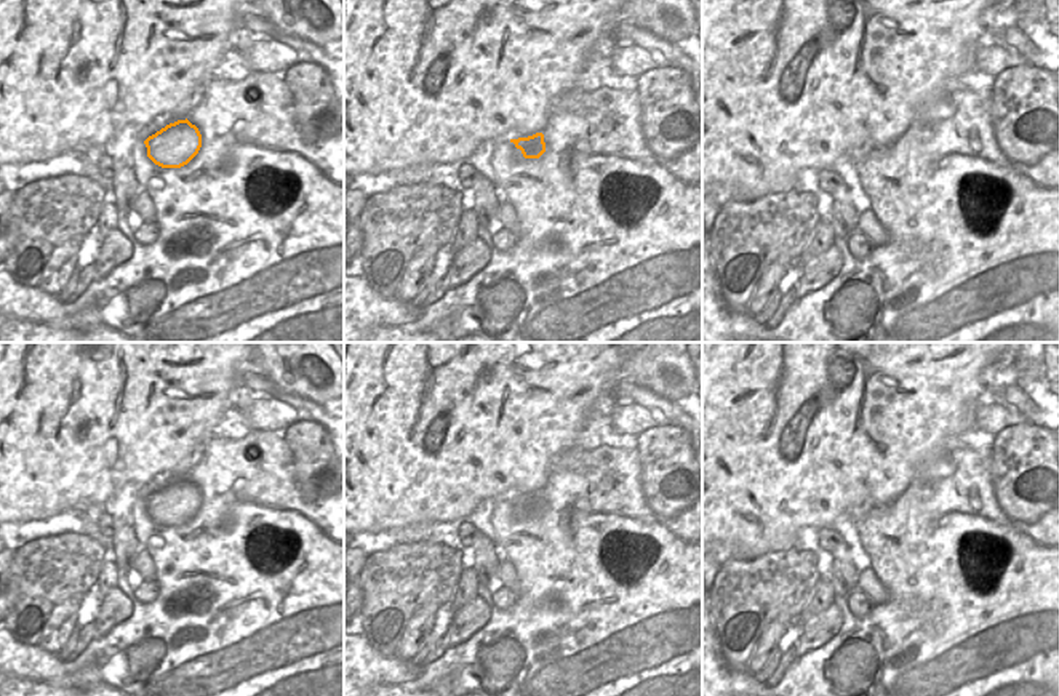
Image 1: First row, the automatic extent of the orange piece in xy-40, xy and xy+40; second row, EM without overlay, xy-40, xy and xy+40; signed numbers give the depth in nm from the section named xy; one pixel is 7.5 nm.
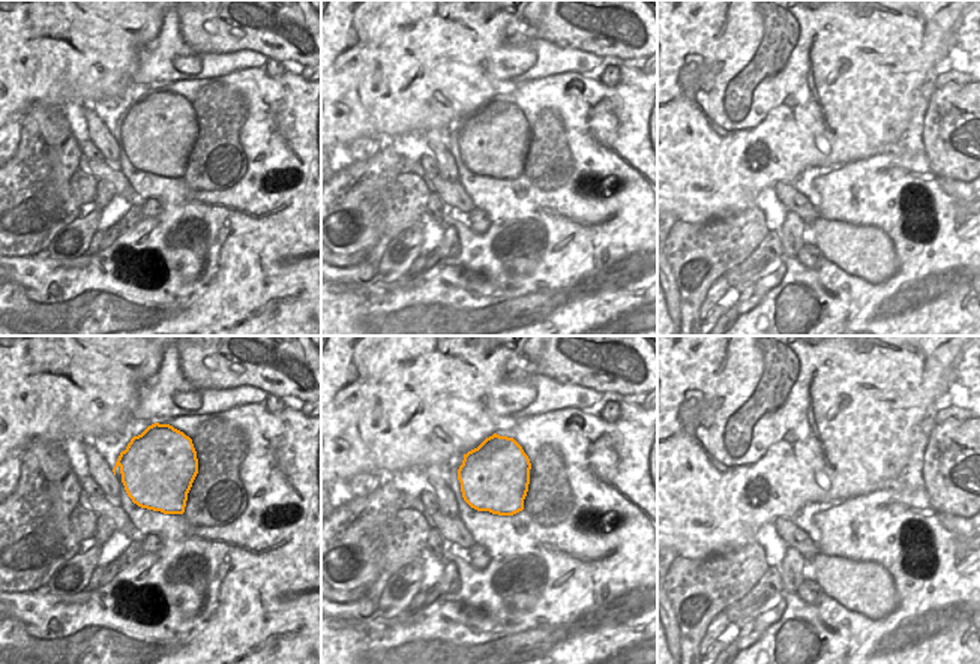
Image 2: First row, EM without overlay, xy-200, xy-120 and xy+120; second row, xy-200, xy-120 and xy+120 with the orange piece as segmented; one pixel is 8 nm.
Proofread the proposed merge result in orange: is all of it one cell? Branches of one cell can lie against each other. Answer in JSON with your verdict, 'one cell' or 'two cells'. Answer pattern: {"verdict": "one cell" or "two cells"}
{"verdict": "two cells"}

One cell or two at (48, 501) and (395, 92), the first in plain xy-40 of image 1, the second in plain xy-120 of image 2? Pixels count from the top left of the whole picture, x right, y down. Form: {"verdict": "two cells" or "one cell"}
{"verdict": "one cell"}

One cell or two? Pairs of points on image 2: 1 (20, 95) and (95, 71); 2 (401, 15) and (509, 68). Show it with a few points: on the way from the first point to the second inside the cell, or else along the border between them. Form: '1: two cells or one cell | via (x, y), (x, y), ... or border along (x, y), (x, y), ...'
1: one cell | via (38, 77), (44, 71), (77, 71)
2: one cell | via (428, 38), (444, 54), (482, 59)

